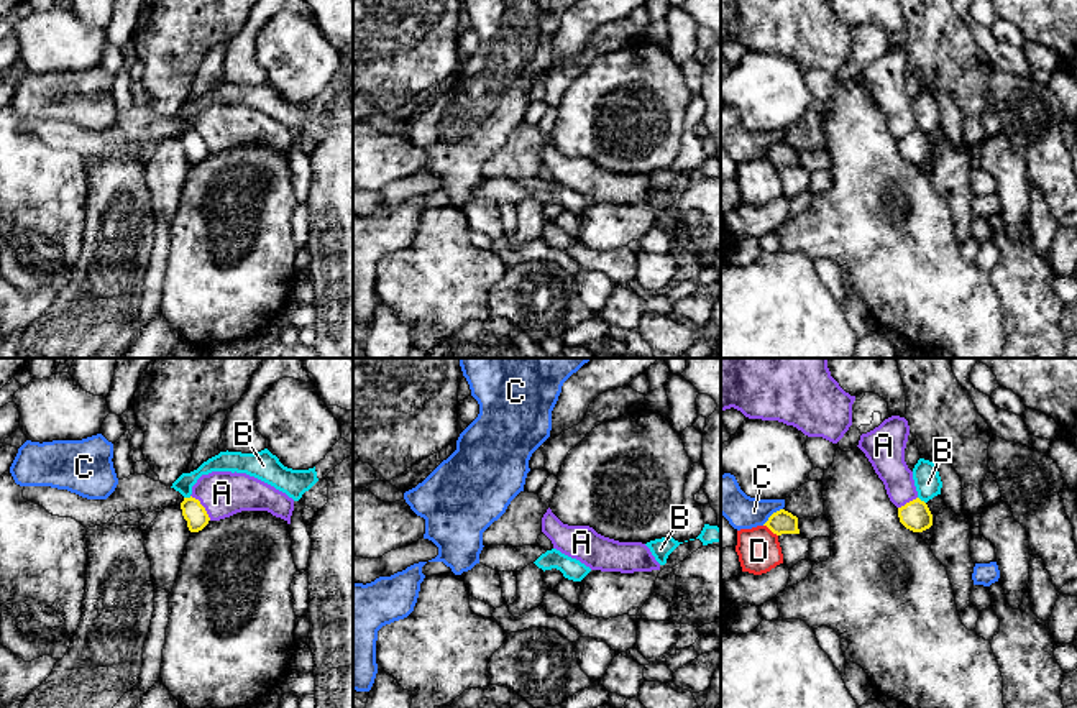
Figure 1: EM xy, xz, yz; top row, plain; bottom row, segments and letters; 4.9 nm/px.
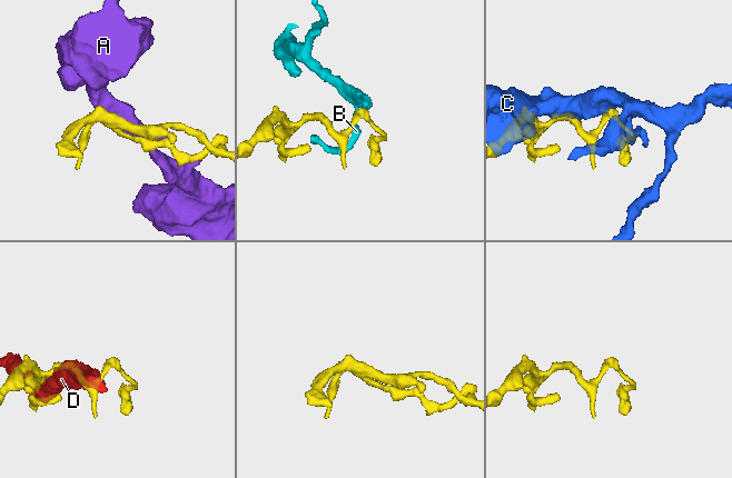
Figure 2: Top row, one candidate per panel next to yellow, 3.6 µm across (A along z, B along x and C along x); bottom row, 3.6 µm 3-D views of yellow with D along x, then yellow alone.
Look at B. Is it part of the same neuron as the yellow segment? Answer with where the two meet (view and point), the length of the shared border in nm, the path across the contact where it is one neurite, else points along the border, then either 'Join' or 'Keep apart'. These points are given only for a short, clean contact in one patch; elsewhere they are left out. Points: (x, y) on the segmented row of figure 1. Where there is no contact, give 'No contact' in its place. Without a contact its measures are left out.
Touches yellow at yz (920, 500). Shared border 50 nm. Boundary: yz (918, 496), (925, 503). Keep apart

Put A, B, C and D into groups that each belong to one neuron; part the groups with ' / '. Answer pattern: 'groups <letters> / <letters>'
groups A / B / C / D

